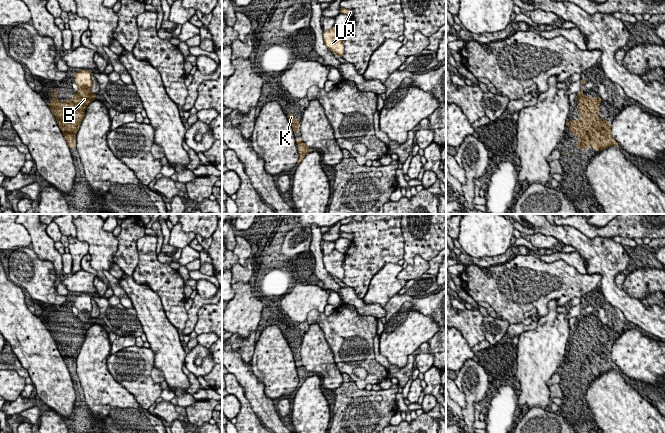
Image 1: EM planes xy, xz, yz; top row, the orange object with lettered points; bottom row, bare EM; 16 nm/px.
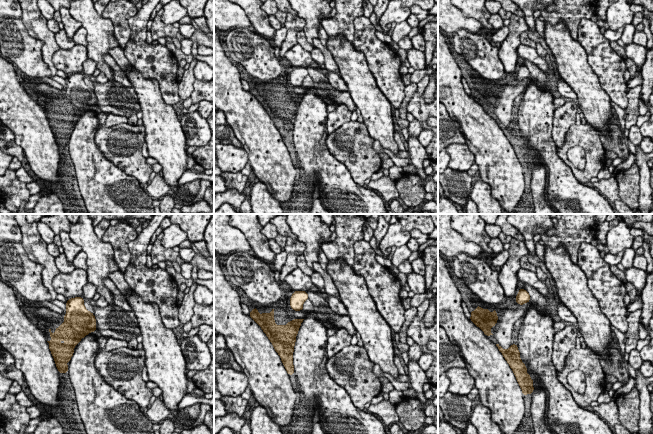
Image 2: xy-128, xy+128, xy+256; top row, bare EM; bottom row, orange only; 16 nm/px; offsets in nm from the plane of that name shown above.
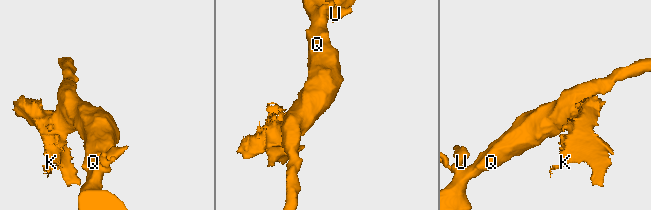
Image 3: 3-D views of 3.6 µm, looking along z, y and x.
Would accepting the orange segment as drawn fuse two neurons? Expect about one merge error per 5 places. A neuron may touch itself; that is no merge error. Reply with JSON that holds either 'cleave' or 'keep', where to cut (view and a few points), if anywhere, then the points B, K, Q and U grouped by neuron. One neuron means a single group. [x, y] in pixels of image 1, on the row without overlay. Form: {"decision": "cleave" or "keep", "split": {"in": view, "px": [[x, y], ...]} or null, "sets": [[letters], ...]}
{"decision": "keep", "split": null, "sets": [["B", "K", "Q", "U"]]}

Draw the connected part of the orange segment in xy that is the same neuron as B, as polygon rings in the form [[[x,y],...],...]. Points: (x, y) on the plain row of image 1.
[[[78,294],[74,305],[78,315],[70,325],[58,325],[58,312],[54,313],[54,321],[48,331],[56,342],[57,348],[70,373],[76,372],[76,359],[85,340],[87,330],[97,323],[97,318],[91,316],[93,295]]]

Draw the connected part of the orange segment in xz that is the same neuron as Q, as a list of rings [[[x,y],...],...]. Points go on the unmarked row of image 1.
[[[335,249],[330,254],[323,255],[324,268],[330,275],[335,276],[340,281],[344,279],[344,259],[345,254]]]

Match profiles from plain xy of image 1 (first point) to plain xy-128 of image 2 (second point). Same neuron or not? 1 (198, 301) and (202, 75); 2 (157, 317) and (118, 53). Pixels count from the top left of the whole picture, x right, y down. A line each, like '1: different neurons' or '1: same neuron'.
1: different neurons
2: different neurons

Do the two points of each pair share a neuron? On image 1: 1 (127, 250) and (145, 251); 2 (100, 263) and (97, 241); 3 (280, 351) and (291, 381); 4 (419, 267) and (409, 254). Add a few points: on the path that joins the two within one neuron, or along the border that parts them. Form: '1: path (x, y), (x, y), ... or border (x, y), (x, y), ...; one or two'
1: border (145, 235), (137, 241), (138, 264), (132, 274); two
2: path (100, 258), (100, 246); one
3: path (280, 358), (280, 370), (284, 374); one
4: border (428, 261), (416, 255), (414, 261), (408, 265); two

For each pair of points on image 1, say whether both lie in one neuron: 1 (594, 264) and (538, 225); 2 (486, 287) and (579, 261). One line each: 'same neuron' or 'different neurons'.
1: same neuron
2: different neurons

